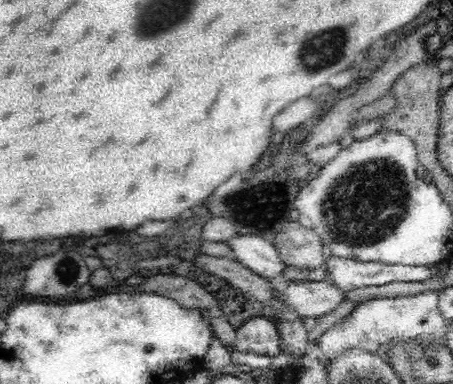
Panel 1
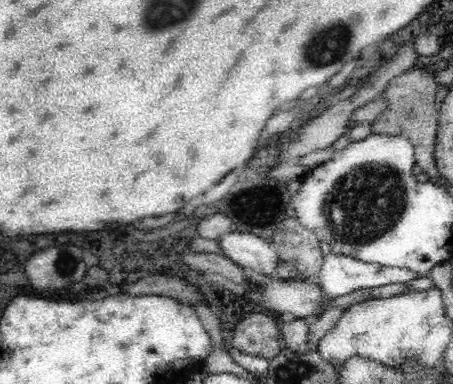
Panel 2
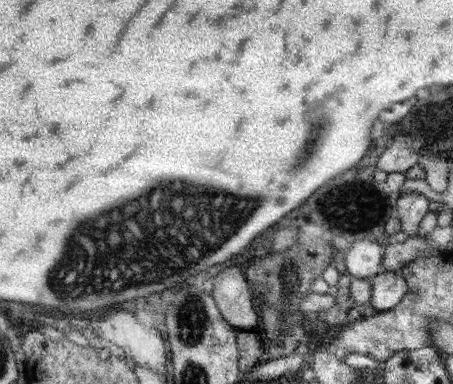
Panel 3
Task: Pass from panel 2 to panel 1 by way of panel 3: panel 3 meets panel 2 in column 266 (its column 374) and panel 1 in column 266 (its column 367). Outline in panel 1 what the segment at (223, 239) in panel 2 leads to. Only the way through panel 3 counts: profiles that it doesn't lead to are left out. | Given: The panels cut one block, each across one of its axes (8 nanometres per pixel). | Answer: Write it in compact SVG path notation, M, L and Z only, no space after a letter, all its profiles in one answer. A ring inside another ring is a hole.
M236 234L226 240L226 246L230 248L230 258L234 262L250 268L260 278L276 278L286 266L278 254L276 244L260 236Z

